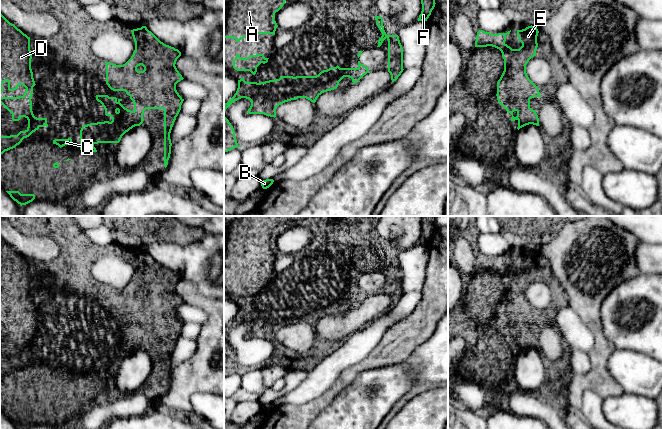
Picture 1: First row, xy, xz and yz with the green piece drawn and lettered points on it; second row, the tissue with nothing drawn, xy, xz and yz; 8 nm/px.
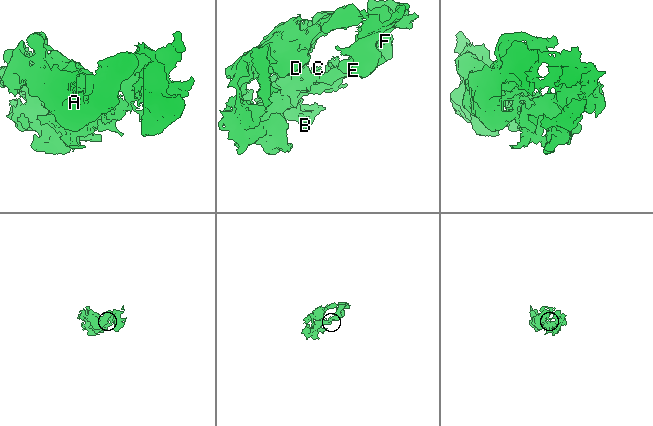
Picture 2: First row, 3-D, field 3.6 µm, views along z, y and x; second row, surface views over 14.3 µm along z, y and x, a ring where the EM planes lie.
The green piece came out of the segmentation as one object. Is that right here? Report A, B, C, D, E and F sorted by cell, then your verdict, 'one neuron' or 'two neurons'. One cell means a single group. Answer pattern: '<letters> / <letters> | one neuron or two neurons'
A B C D E F | one neuron

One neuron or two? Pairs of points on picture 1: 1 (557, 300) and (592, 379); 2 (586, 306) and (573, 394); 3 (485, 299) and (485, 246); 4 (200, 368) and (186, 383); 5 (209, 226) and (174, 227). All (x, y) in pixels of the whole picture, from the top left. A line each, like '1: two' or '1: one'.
1: two
2: one
3: two
4: one
5: two

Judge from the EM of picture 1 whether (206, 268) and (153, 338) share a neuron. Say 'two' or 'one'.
two

